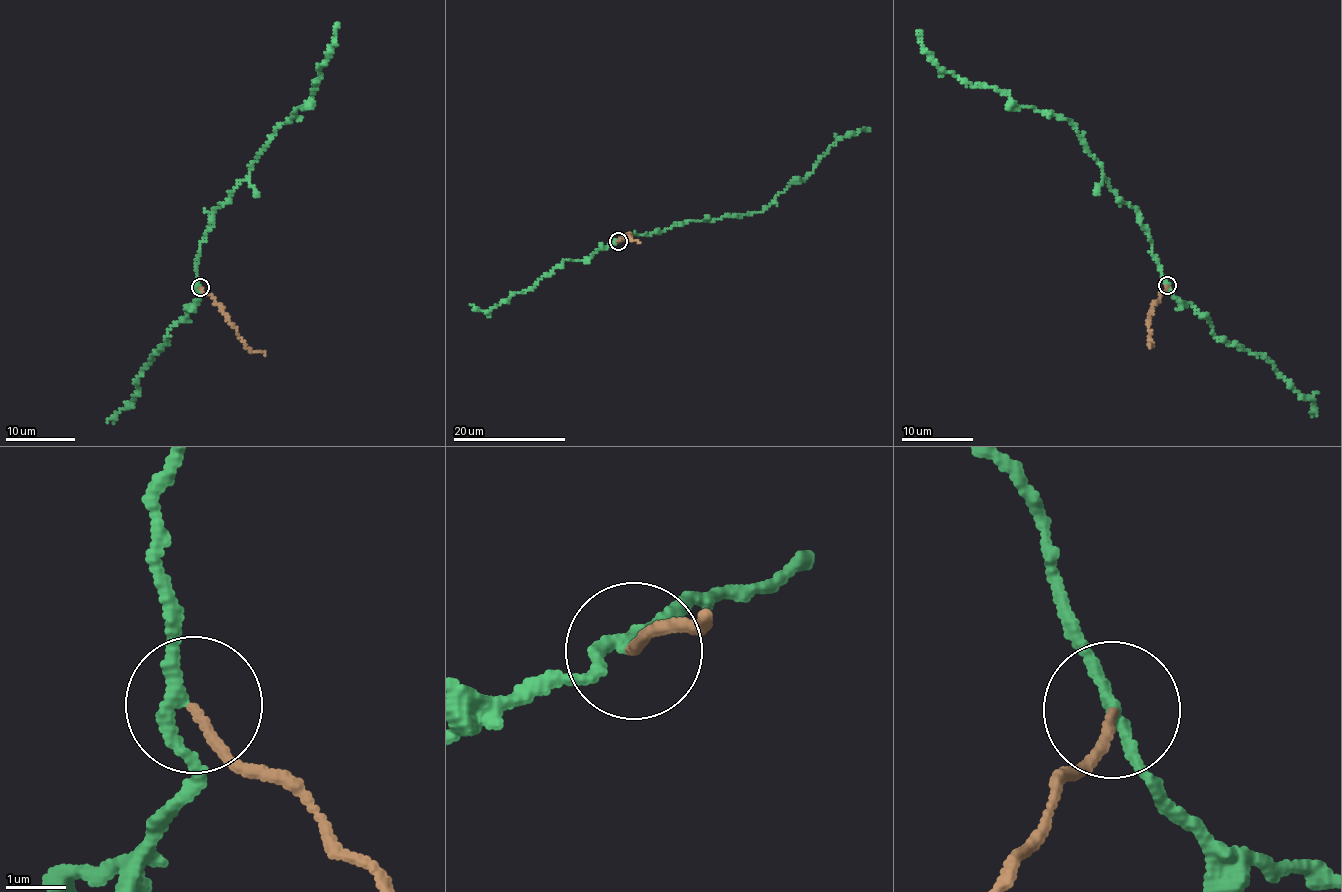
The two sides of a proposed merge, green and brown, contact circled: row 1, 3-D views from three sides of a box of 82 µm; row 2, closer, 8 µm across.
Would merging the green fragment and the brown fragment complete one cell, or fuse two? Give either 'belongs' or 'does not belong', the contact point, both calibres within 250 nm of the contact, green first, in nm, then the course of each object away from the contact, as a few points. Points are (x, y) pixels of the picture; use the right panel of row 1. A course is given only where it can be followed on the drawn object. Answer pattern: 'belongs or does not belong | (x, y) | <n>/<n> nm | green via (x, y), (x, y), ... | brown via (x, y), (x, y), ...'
does not belong | (1167, 285) | 190/140 nm | green via (1167, 286), (1140, 213), (1111, 189), (1077, 129), (1016, 107), (990, 86), (944, 73), (922, 48), (919, 30) | brown via (1166, 286), (1153, 306), (1148, 323), (1150, 347)

